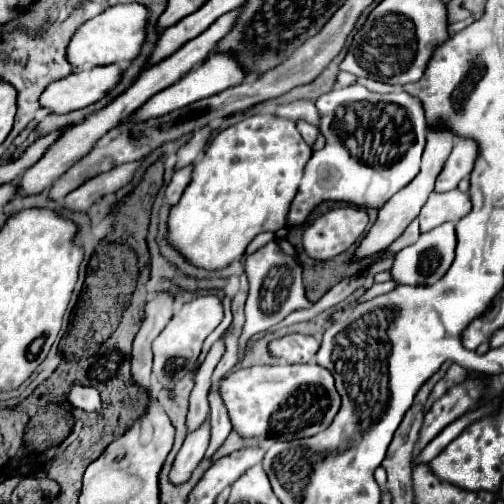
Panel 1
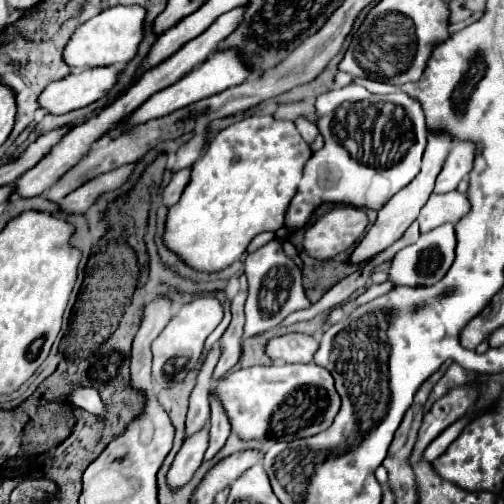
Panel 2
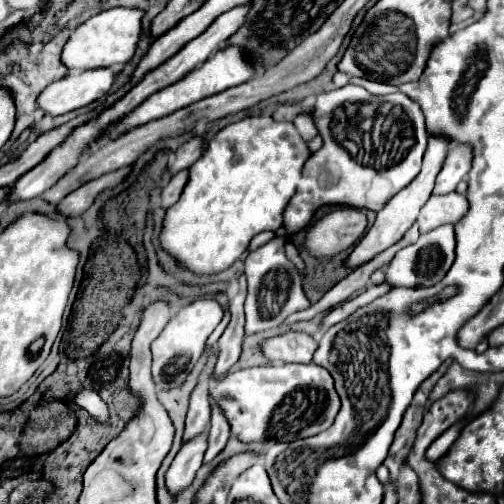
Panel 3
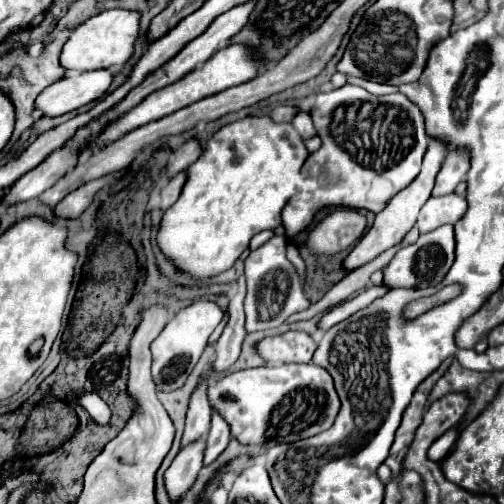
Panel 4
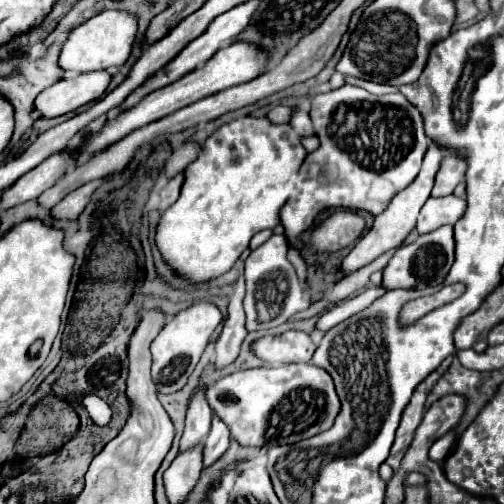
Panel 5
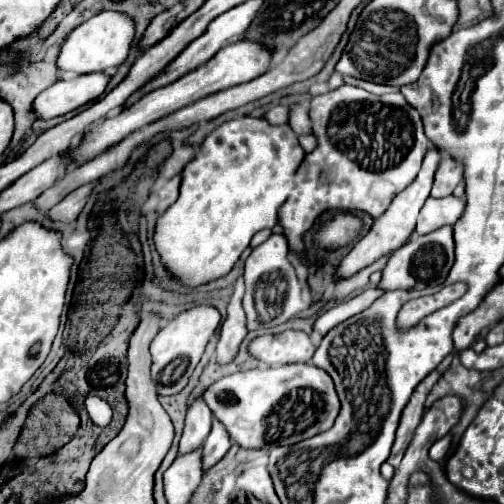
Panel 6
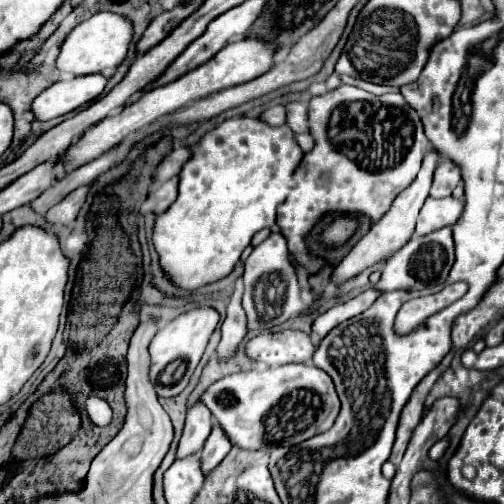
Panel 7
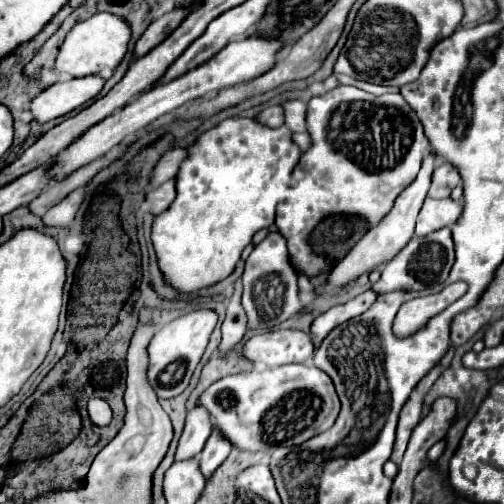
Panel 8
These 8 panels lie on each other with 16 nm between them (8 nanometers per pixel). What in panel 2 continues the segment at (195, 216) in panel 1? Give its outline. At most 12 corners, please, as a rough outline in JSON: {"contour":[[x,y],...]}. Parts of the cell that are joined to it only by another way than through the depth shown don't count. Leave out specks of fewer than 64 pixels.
{"contour":[[288,120],[220,130],[162,242],[220,272],[284,226],[310,148]]}

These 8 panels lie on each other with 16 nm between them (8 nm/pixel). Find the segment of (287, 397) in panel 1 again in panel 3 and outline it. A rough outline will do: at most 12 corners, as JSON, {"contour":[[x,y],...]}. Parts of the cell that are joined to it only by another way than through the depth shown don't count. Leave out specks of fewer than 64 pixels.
{"contour":[[316,364],[258,366],[212,382],[240,442],[328,430],[340,398]]}

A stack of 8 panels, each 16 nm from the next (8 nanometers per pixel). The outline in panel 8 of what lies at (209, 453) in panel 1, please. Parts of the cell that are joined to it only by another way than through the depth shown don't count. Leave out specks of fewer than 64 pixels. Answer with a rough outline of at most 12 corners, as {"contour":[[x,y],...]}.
{"contour":[[212,430],[198,458],[200,472],[212,478],[232,446]]}

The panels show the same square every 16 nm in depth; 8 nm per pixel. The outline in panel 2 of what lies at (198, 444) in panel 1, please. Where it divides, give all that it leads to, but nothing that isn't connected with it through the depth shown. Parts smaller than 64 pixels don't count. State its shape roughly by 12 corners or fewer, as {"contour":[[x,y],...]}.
{"contour":[[208,428],[190,436],[176,454],[166,482],[184,488],[202,464]]}

